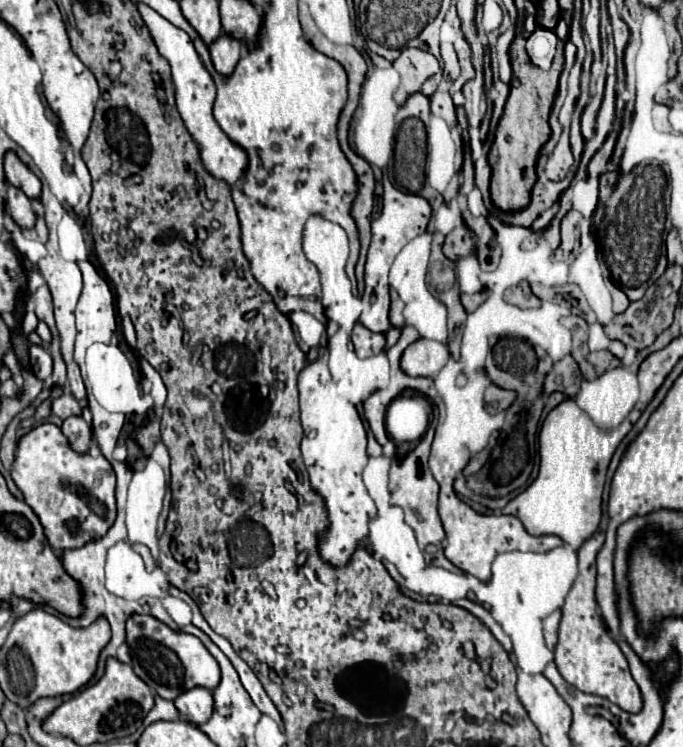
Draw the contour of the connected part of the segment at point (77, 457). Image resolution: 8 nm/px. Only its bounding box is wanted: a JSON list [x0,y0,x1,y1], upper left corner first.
[11,423,117,555]

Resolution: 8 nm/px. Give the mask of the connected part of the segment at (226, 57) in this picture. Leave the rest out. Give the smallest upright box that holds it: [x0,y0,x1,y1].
[209,33,241,77]

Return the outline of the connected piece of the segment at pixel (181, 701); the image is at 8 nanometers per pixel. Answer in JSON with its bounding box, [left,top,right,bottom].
[175,687,213,725]

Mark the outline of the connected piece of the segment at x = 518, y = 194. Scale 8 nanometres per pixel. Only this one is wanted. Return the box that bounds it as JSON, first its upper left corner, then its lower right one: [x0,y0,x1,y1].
[489,47,563,211]

